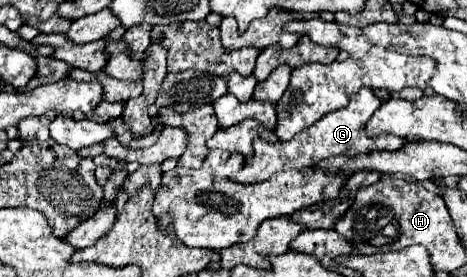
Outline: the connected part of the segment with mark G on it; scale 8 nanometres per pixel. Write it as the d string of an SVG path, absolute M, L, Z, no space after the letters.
M360 89L354 99L340 111L332 111L332 115L324 115L324 119L316 121L312 127L308 127L306 131L300 131L300 135L294 135L288 143L276 141L276 143L266 143L262 139L256 139L254 145L254 157L252 161L248 161L244 165L242 171L238 171L232 181L236 183L260 183L266 181L270 175L278 173L278 171L288 171L288 169L306 169L312 167L314 163L328 159L328 157L358 157L364 153L372 153L372 151L396 151L404 145L404 139L396 137L396 135L388 135L382 133L374 139L366 137L364 127L366 121L372 117L372 113L382 105L382 101L374 95L374 91L370 89Z

